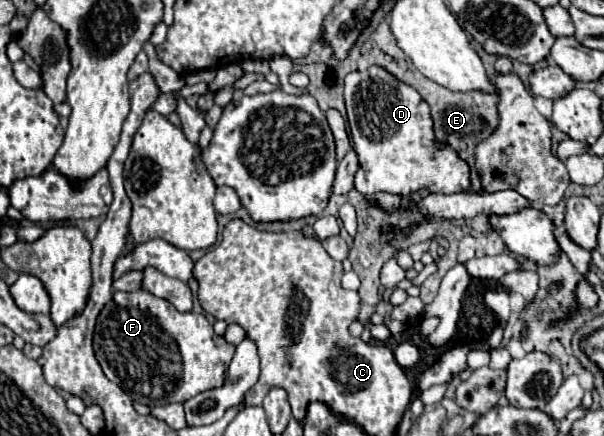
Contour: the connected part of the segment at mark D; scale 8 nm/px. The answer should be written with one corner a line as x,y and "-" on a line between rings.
373,65
367,71
349,73
345,79
345,105
351,127
351,137
355,151
359,155
359,171
355,175
355,189
362,195
372,195
377,191
389,191
393,195
409,195
417,189
429,189
433,193
457,193
469,187
469,167
451,147
439,147
435,143
433,121
429,115
429,105
421,95
389,75
385,69

